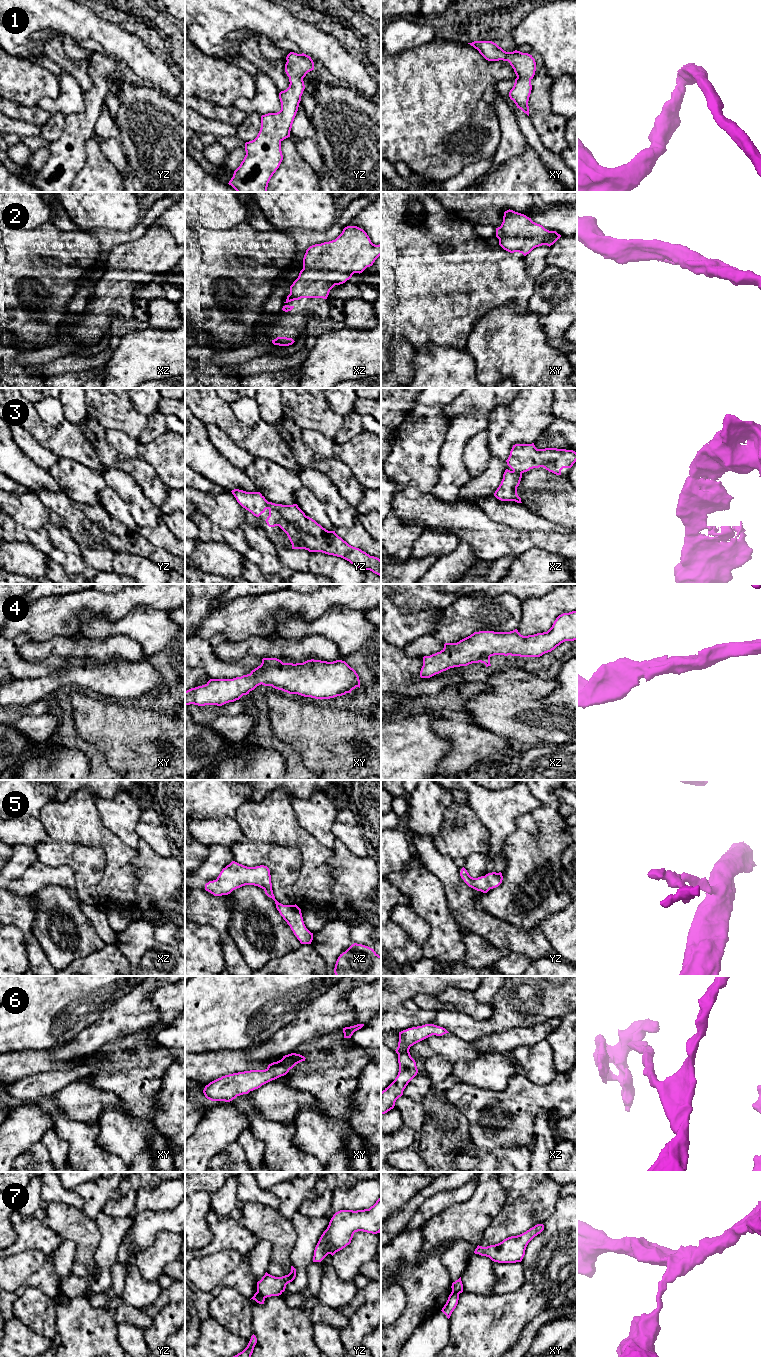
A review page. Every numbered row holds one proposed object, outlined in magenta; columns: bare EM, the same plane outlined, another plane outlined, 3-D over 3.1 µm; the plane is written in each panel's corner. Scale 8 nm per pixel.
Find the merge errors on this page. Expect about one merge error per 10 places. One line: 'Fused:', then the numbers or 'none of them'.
Fused: 7

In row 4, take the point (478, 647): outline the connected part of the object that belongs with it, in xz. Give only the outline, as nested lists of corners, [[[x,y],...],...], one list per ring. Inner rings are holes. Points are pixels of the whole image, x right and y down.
[[[577,610],[559,615],[552,627],[543,633],[523,636],[517,629],[510,632],[479,631],[460,640],[457,643],[445,643],[444,648],[435,654],[423,657],[421,678],[430,678],[450,668],[467,666],[472,663],[484,663],[491,666],[490,657],[494,655],[540,657],[551,652],[565,641],[577,640]]]

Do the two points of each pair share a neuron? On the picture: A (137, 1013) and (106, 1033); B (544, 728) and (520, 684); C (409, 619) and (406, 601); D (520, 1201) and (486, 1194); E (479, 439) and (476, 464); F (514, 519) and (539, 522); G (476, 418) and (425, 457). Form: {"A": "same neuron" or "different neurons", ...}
{"A": "same neuron", "B": "same neuron", "C": "different neurons", "D": "different neurons", "E": "same neuron", "F": "same neuron", "G": "different neurons"}

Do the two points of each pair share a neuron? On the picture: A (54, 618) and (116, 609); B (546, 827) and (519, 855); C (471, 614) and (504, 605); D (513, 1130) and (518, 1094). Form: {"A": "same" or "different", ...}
{"A": "same", "B": "same", "C": "same", "D": "same"}

